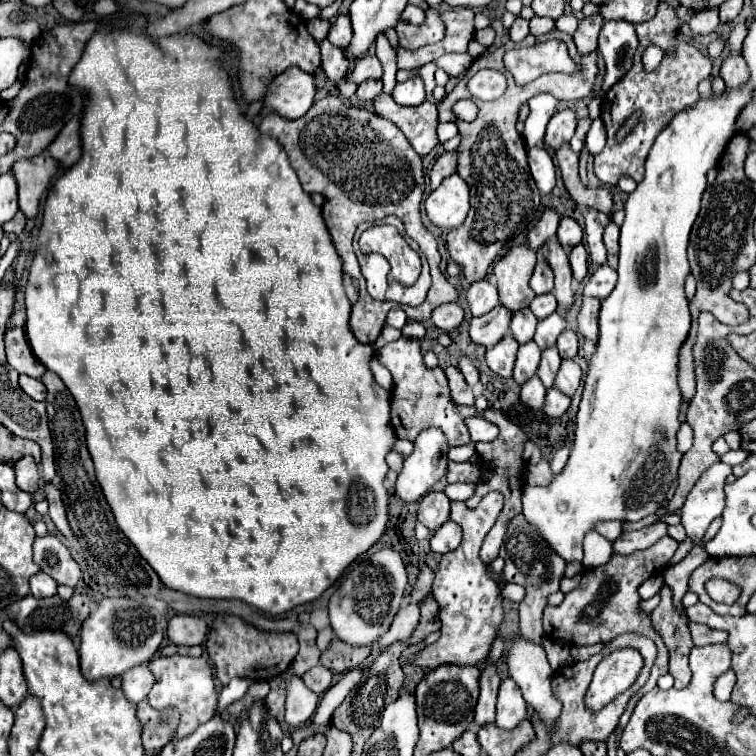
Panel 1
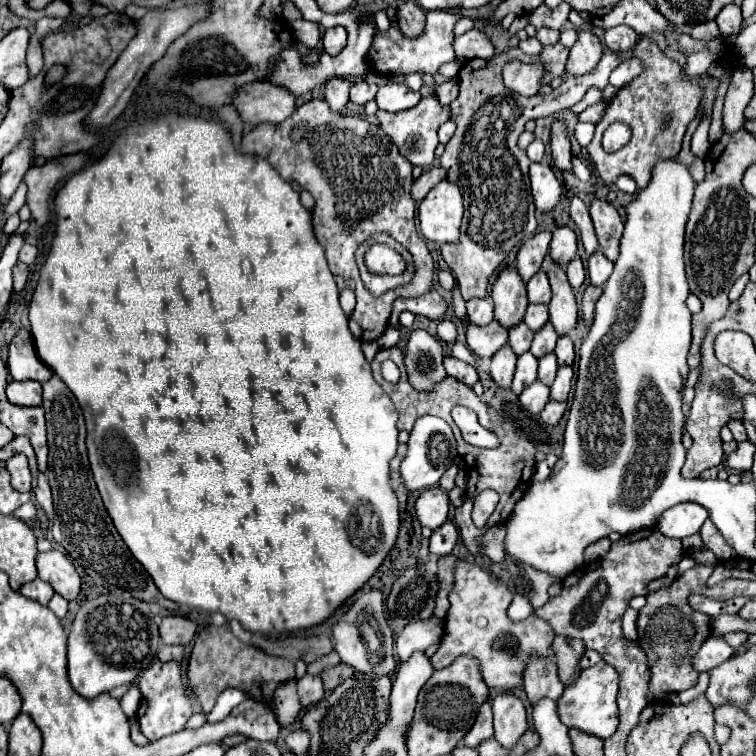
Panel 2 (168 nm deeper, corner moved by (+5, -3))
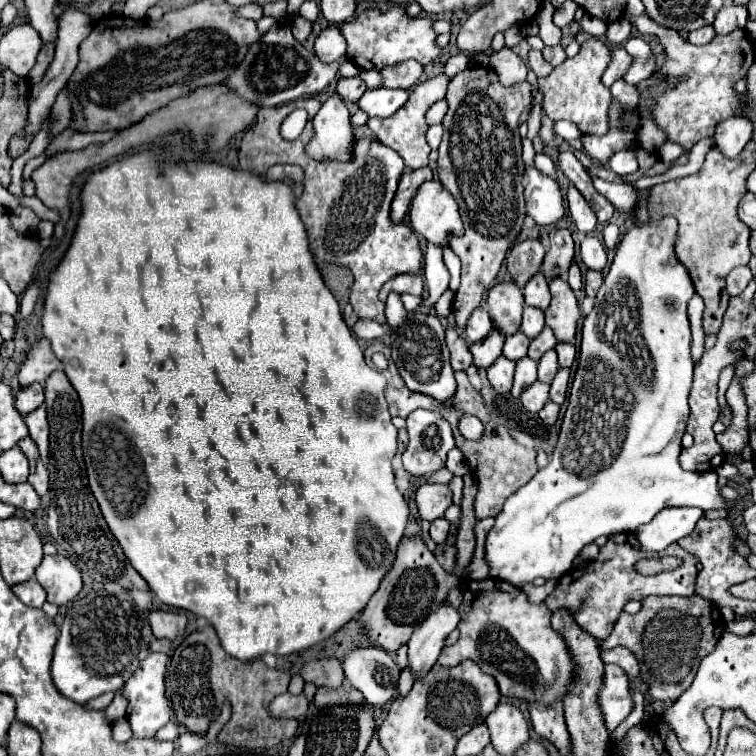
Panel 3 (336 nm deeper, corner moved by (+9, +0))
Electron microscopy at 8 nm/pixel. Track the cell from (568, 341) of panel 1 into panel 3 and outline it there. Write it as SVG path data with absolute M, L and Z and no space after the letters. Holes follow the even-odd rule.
M558 343L556 353L558 353L560 367L572 367L572 363L576 359L576 347L572 343Z

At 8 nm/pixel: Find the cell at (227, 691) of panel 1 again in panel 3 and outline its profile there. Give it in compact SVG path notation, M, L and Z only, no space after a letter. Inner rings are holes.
M170 721L168 725L164 725L164 727L156 733L154 739L156 739L156 741L176 741L176 739L178 739L178 727L176 727L176 723Z

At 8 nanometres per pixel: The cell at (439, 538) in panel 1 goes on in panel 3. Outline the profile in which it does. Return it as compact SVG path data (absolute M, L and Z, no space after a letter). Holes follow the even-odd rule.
M436 519L436 521L432 521L430 537L432 537L438 545L444 545L444 543L446 543L448 533L450 533L450 523L448 523L446 519Z

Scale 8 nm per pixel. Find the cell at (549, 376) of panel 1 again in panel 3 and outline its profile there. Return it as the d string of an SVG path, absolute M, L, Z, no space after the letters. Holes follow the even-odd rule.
M552 349L544 353L544 357L538 361L538 379L542 383L552 383L556 371L558 371L558 359L556 359L556 351Z

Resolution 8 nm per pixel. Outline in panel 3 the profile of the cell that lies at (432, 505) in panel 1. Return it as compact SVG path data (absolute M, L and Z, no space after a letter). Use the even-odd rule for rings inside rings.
M424 483L416 491L416 505L422 519L434 521L444 515L444 511L452 505L452 493L448 485L430 485Z

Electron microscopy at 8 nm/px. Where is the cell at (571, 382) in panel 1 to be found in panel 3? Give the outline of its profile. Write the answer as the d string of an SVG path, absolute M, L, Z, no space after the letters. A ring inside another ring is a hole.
M558 369L552 385L550 385L550 399L558 405L564 403L566 399L566 389L568 389L568 379L570 379L570 369Z

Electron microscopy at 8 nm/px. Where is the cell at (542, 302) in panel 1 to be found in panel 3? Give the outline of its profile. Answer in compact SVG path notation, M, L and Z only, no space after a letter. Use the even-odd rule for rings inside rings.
M524 307L524 319L520 329L528 339L534 339L544 329L544 313L536 307Z

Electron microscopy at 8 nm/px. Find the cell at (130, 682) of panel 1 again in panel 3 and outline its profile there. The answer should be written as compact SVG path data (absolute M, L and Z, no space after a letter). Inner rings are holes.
M116 693L114 701L106 707L106 719L108 719L110 723L114 723L114 721L122 719L122 717L126 715L126 707L128 707L128 701L126 701L120 693Z

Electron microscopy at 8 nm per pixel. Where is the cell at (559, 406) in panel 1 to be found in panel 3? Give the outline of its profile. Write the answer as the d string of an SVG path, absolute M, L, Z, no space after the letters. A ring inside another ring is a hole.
M548 401L548 403L544 405L544 409L542 409L538 415L540 415L540 419L542 419L546 425L554 425L556 419L558 419L558 413L560 413L560 405Z

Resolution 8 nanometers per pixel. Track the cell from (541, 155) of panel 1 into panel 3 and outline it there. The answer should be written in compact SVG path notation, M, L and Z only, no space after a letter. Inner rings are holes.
M536 167L526 169L526 181L526 213L536 221L536 225L546 227L560 221L564 215L564 203L558 183Z

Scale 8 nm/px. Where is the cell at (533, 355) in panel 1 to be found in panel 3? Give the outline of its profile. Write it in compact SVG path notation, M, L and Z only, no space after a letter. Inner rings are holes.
M524 357L516 363L516 375L514 375L514 387L512 387L512 395L520 397L520 393L532 385L536 381L536 361L530 357Z

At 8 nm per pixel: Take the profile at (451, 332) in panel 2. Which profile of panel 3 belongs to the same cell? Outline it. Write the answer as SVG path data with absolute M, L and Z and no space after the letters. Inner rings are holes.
M446 289L444 293L442 293L442 297L436 301L436 313L438 313L438 317L448 317L450 313L452 313L452 299L454 299L454 293L450 291L450 289Z

